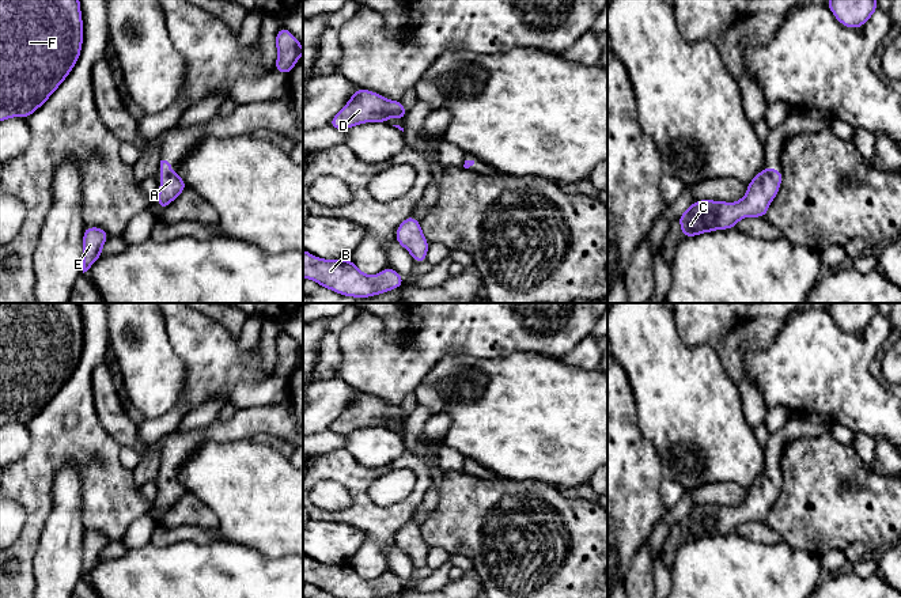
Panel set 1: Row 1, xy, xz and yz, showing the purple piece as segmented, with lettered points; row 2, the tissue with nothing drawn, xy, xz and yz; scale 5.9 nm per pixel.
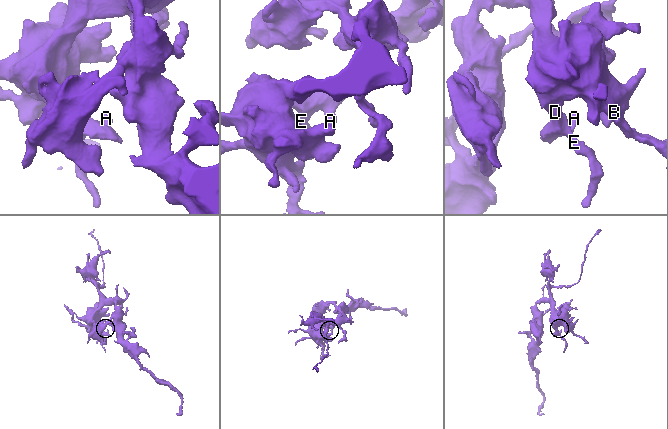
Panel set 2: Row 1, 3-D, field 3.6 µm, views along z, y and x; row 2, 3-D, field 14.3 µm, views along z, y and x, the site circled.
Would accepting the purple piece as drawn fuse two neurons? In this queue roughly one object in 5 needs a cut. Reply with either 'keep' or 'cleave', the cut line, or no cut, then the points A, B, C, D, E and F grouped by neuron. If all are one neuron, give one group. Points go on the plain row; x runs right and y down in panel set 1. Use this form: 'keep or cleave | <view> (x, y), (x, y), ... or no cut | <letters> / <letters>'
keep | no cut | A B C D E F

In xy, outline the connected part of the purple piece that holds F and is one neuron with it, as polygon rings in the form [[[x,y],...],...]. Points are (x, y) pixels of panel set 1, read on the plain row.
[[[0,303],[0,427],[39,413],[76,370],[82,349],[79,303]]]

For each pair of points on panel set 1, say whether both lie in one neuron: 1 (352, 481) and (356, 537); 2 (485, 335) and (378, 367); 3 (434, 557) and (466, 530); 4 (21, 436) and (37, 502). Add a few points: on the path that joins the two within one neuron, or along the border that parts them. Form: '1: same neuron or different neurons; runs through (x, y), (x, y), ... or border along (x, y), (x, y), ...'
1: different neurons; border along (324, 519), (363, 533), (349, 559)
2: same neuron; runs through (458, 335), (438, 337), (423, 352), (405, 362)
3: different neurons; border along (430, 547), (442, 547), (451, 556)
4: different neurons; border along (26, 423), (30, 445), (14, 462)

